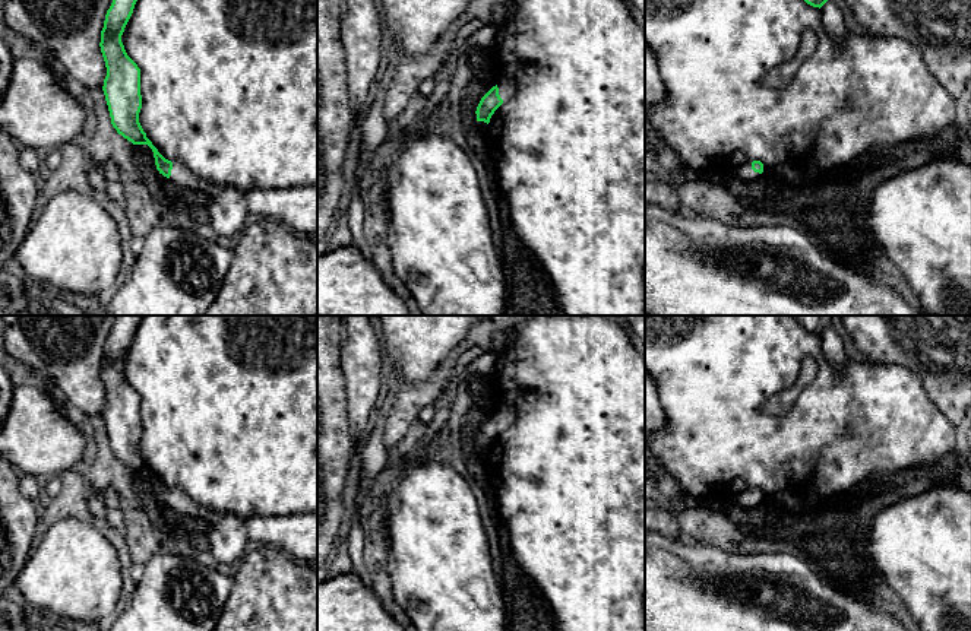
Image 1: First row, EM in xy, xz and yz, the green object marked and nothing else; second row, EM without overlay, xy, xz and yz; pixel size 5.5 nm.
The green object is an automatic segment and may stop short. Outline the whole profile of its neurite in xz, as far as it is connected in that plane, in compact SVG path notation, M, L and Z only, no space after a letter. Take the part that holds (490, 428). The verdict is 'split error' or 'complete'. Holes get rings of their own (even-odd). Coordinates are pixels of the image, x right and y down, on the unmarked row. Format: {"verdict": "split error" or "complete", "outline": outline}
{"verdict": "split error", "outline": "M505 408L493 413L480 428L477 434L477 448L490 450L494 438L507 427L513 425L516 413L510 408Z"}

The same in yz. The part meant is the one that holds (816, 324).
{"verdict": "complete", "outline": "M791 316L807 332L822 334L831 326L831 316Z"}

